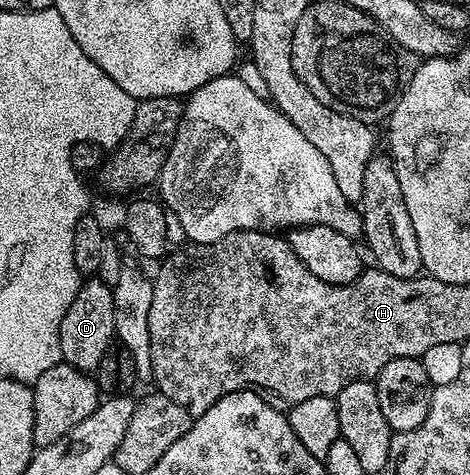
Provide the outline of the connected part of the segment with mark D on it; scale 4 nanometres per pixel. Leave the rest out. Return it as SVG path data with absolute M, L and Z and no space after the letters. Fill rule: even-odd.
M90 277L79 286L72 305L60 321L60 349L62 362L77 371L97 372L106 351L115 342L114 333L114 289L97 277Z

